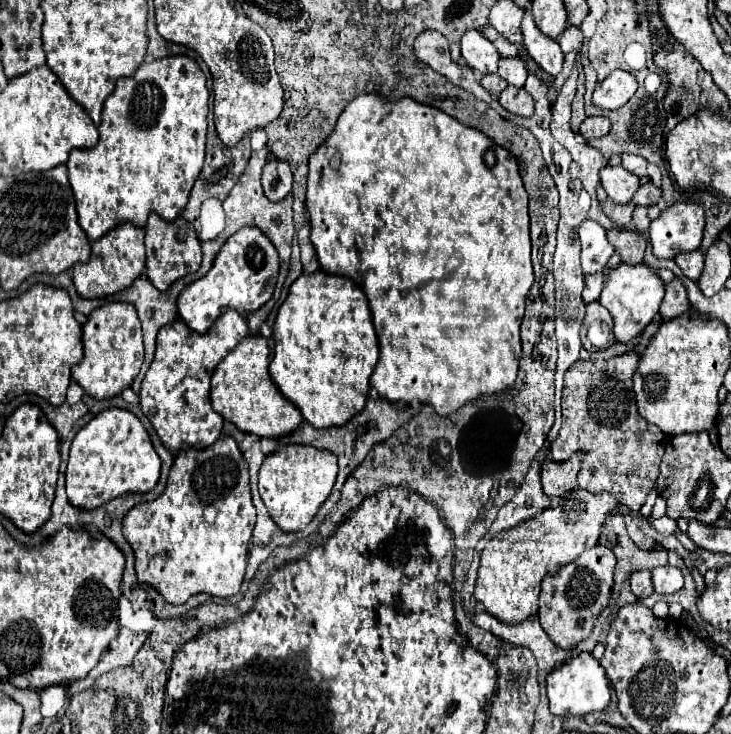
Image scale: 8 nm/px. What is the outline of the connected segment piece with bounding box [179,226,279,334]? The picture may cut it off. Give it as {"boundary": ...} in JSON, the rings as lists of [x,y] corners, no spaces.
{"boundary":[[[245,226],[221,246],[211,270],[179,294],[179,314],[191,330],[203,334],[211,328],[217,316],[227,310],[237,310],[241,316],[247,316],[249,312],[263,306],[273,296],[277,274],[279,256],[275,246],[259,228]]]}

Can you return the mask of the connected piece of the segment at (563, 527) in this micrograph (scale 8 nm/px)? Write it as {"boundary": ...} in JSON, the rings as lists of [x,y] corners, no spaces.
{"boundary":[[[571,490],[537,518],[499,532],[481,552],[475,600],[483,604],[485,612],[509,624],[537,616],[539,586],[543,578],[561,570],[561,562],[573,562],[581,552],[597,546],[603,520],[607,514],[617,512],[617,504],[619,502],[605,492],[593,496],[587,490]]]}

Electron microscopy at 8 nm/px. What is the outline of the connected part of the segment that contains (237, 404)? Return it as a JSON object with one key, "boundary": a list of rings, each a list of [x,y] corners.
{"boundary":[[[245,336],[235,350],[215,368],[211,378],[211,404],[225,420],[233,422],[239,430],[259,438],[279,438],[291,434],[303,416],[273,384],[269,376],[269,342],[263,336]]]}

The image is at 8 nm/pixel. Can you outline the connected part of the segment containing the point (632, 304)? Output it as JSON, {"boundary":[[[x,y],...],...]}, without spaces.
{"boundary":[[[619,264],[617,268],[613,268],[605,280],[605,288],[601,292],[599,302],[605,306],[613,320],[615,320],[615,328],[613,334],[617,338],[617,342],[631,342],[637,334],[641,334],[645,330],[645,326],[655,318],[655,314],[659,312],[661,300],[663,300],[663,292],[665,292],[665,284],[663,280],[655,274],[653,268],[639,264],[639,266],[629,266],[629,264]]]}

